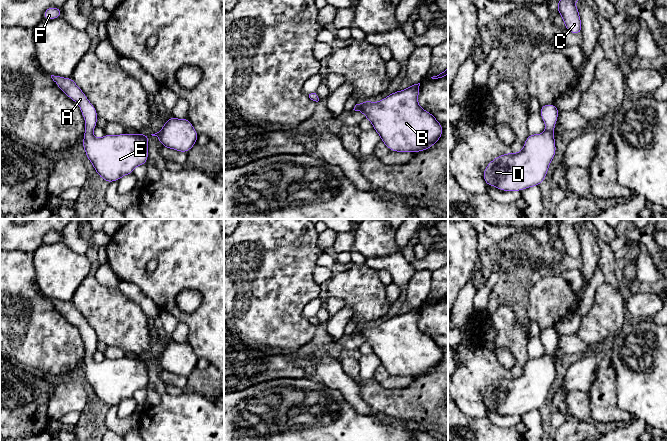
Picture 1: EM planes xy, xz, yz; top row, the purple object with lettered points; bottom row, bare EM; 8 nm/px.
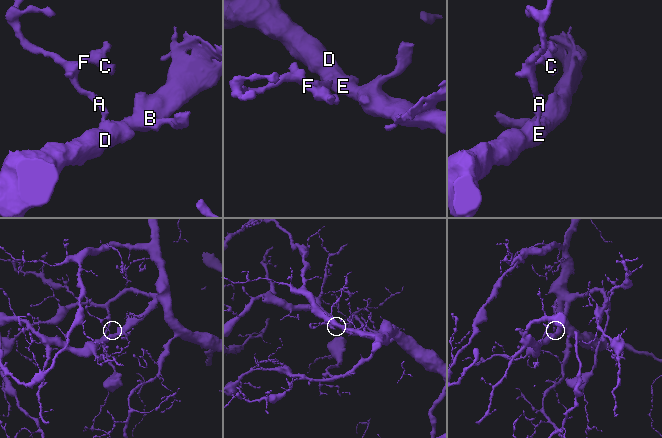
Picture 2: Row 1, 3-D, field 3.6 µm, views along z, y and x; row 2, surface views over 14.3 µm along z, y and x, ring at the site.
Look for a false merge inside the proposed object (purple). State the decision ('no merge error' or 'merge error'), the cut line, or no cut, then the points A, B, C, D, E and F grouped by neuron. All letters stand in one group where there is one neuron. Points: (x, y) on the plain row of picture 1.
no merge error | no cut | A B C D E F

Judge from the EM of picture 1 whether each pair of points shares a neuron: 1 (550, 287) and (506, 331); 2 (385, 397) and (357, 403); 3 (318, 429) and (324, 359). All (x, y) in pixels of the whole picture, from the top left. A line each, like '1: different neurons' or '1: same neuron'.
1: different neurons
2: different neurons
3: different neurons

